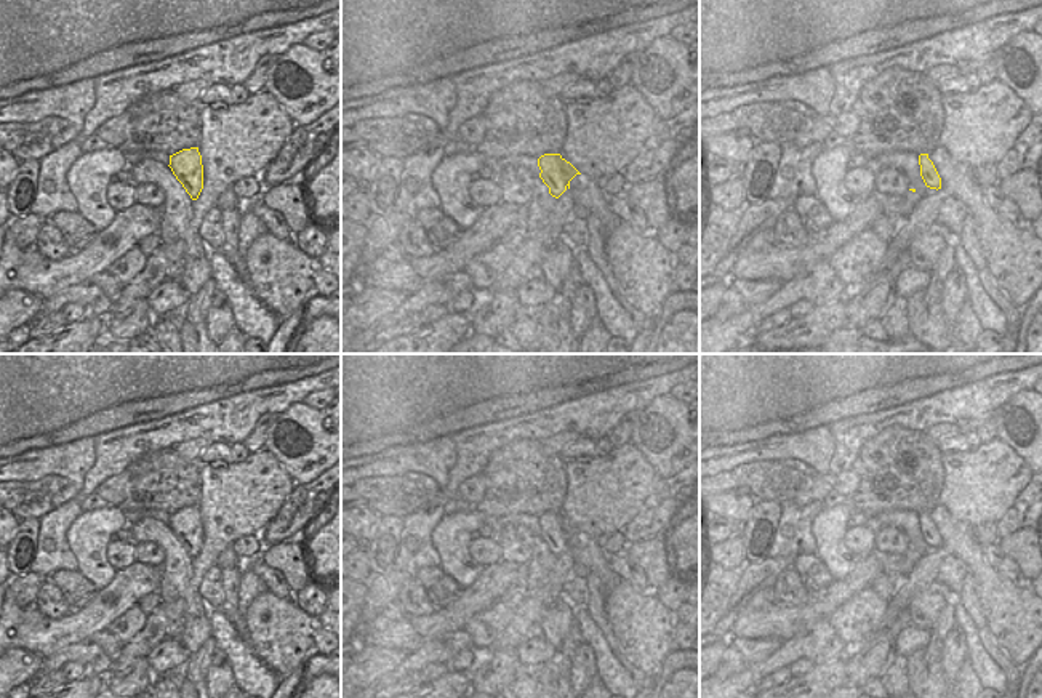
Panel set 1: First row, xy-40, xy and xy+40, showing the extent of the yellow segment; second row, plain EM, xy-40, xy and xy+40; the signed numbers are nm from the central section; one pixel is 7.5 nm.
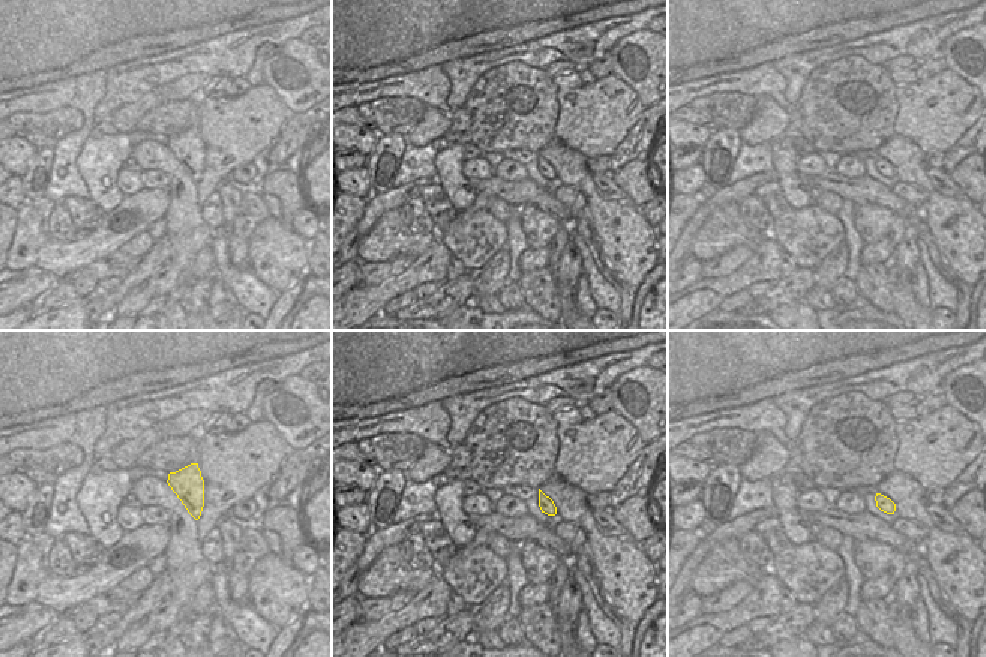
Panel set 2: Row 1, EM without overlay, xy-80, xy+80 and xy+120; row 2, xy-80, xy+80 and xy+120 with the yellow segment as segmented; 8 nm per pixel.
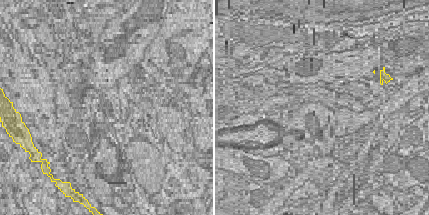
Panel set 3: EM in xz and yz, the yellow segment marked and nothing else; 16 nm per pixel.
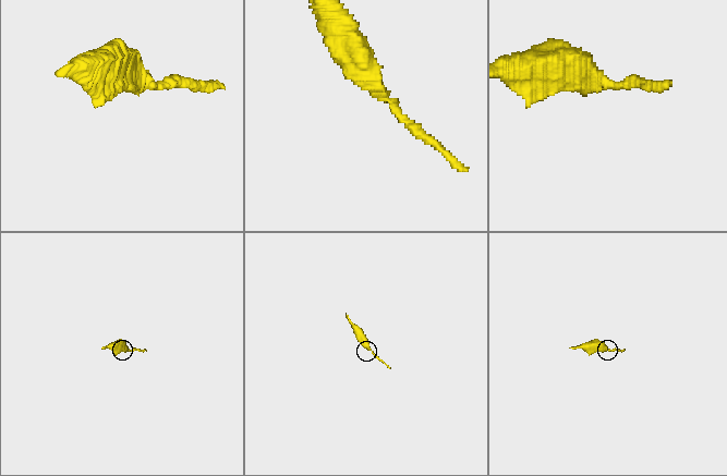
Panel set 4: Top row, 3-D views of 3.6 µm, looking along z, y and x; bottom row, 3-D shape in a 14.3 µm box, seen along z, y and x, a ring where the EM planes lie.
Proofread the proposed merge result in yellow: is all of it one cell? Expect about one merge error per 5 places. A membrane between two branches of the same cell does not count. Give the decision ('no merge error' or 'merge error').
no merge error

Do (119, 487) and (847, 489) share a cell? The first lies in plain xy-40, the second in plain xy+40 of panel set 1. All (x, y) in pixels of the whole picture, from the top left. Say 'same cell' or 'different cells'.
same cell

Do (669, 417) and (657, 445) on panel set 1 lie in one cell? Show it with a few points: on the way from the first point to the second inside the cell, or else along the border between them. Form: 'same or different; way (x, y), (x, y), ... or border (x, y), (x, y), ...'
same; way (668, 423), (668, 434), (663, 439)

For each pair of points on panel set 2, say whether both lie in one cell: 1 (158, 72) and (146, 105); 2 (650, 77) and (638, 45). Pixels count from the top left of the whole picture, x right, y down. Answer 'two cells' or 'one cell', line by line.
1: two cells
2: one cell

